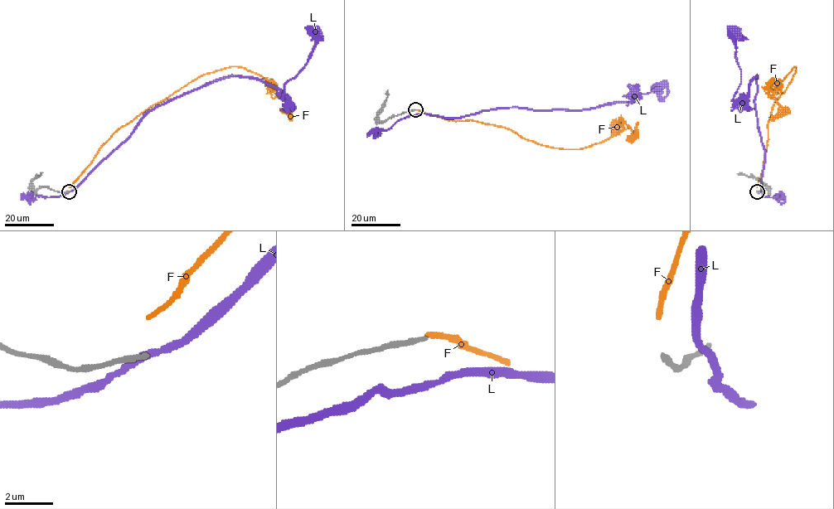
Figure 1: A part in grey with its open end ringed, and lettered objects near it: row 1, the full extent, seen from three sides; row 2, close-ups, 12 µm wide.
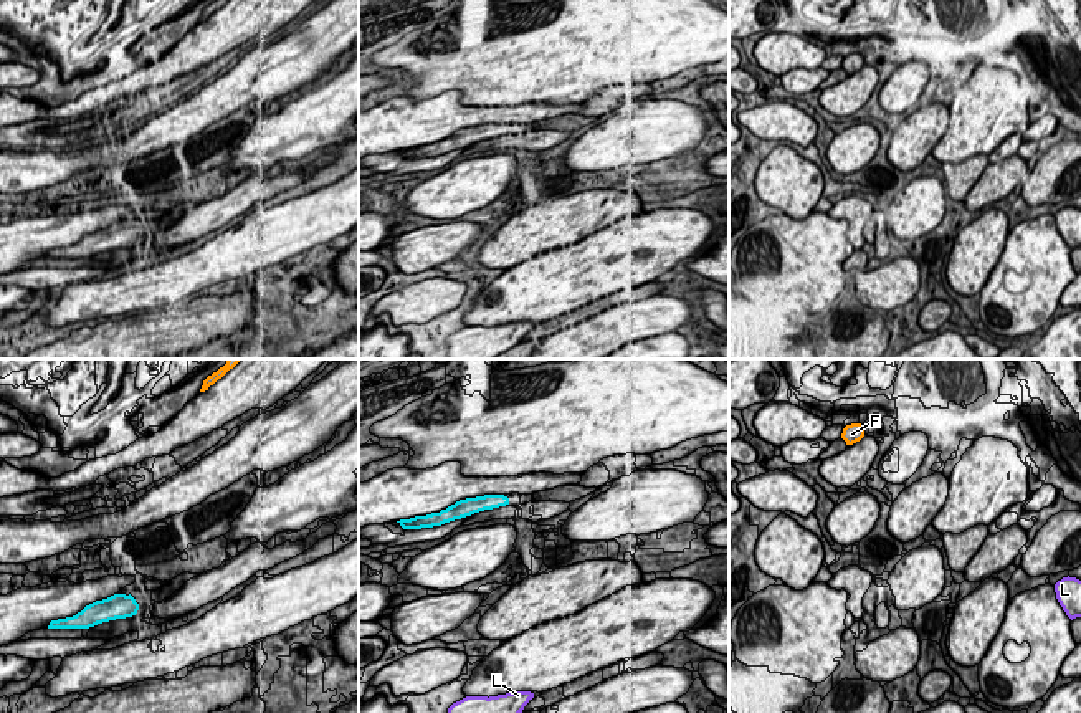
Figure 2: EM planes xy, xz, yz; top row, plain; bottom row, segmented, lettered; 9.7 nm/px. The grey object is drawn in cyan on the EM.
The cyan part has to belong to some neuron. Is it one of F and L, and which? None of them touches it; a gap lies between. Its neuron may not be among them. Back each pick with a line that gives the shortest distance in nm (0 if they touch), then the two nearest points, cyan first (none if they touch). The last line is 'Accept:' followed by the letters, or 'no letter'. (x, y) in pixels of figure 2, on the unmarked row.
Accept: no letter

